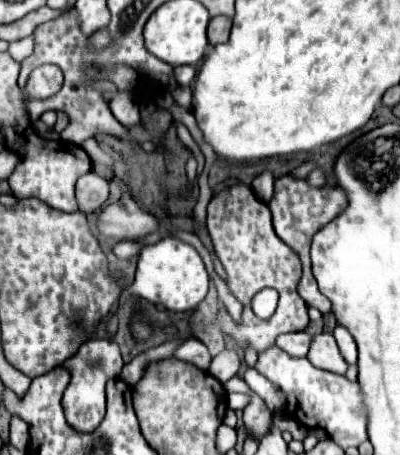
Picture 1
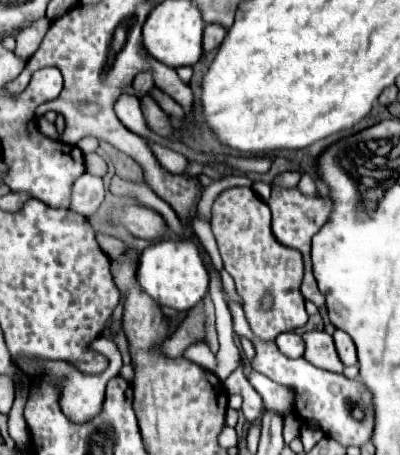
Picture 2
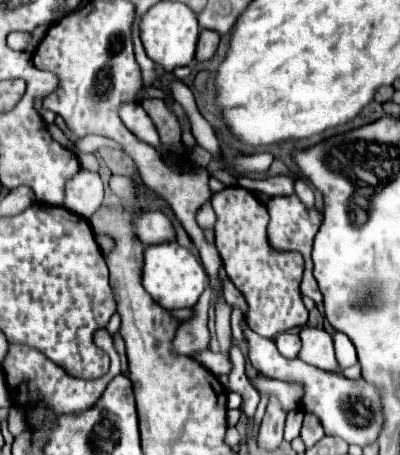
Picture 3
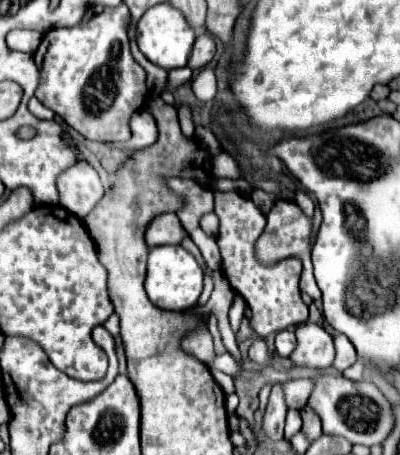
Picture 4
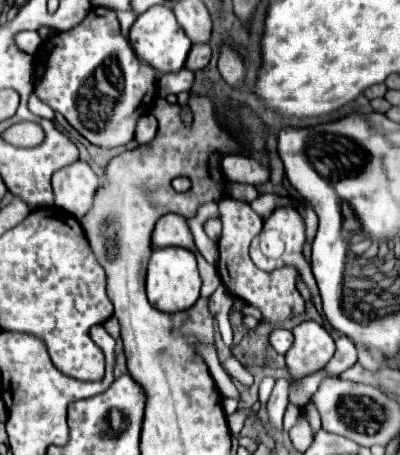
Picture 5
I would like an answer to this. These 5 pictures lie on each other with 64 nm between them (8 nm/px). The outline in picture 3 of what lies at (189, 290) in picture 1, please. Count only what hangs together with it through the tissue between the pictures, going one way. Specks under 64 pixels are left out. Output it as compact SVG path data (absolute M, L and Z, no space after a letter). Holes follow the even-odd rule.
M166 242L166 244L156 244L146 248L142 286L152 296L152 300L162 308L166 310L192 308L198 302L200 294L204 292L206 284L208 284L208 276L202 264L188 248L182 248L178 242Z

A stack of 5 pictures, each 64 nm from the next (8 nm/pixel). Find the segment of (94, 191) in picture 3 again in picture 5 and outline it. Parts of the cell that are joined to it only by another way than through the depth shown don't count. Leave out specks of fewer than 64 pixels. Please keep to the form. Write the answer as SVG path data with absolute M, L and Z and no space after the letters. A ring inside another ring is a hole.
M78 160L64 166L52 176L54 204L80 220L90 210L98 184L98 176L86 162Z

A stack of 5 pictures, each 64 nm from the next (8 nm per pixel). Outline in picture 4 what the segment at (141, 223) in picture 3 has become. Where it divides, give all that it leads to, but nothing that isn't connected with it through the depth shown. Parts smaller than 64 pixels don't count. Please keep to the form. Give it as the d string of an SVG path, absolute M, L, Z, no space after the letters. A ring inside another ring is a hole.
M160 214L146 230L146 244L150 248L160 244L180 244L184 236L184 226L180 224L180 218L176 214Z

